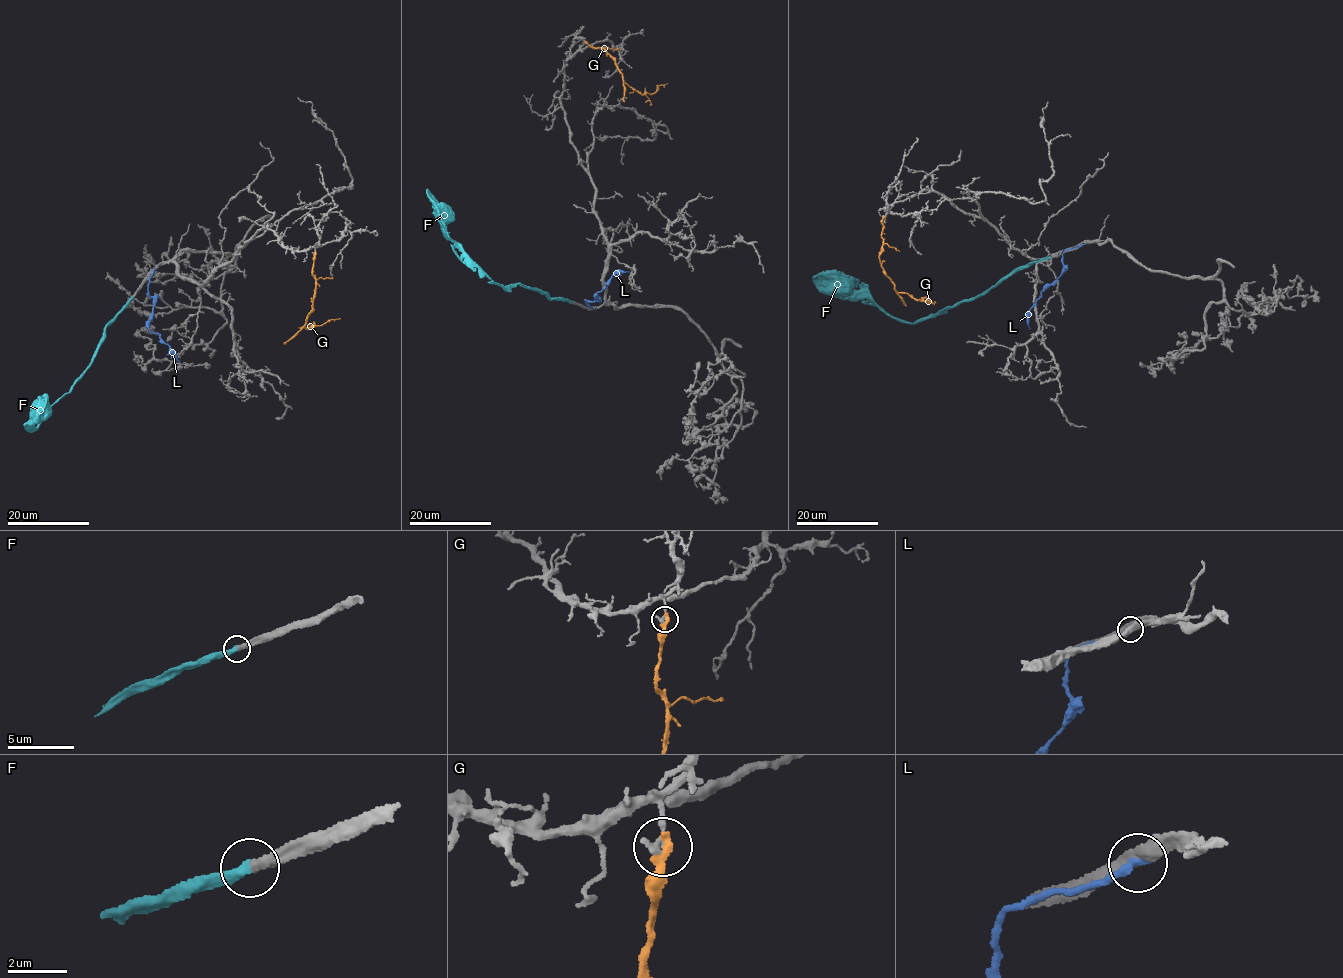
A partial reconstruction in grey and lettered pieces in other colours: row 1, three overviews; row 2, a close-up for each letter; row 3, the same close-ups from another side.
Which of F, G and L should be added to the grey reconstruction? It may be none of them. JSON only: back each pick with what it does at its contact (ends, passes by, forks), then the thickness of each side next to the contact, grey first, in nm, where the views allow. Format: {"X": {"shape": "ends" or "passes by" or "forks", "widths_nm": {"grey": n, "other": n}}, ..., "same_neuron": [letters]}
{"F": {"shape": "ends", "widths_nm": {"grey": 360, "other": 400}}, "same_neuron": ["F"]}

